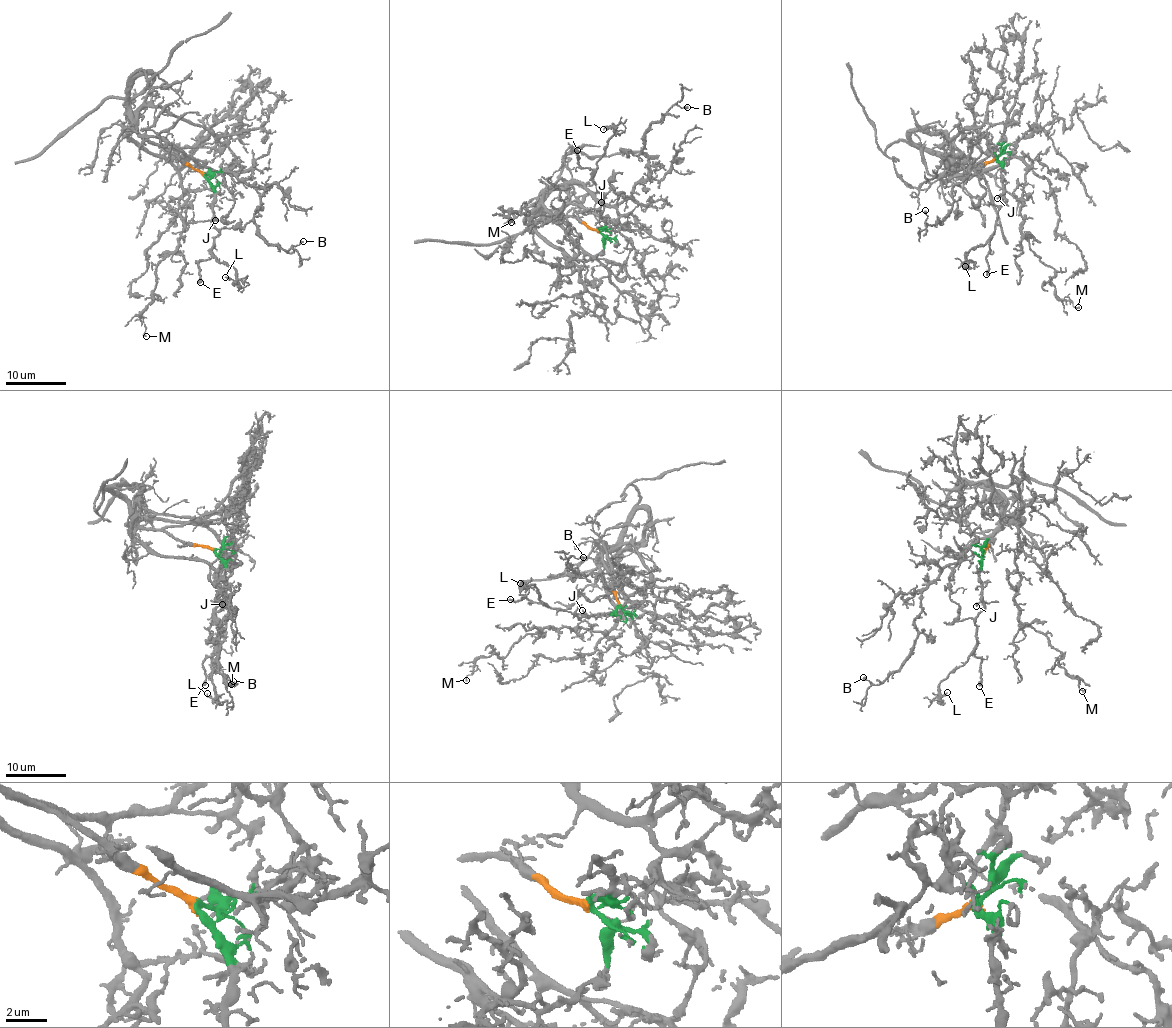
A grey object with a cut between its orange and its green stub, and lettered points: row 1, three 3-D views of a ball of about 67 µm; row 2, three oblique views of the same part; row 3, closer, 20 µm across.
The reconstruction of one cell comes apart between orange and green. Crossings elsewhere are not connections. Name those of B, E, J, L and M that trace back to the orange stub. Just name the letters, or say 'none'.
B, M

